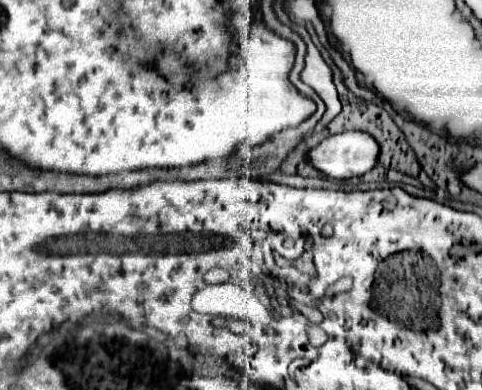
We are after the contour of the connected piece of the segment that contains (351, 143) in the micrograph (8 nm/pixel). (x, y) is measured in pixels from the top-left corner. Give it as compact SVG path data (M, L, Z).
M361 131L331 135L307 153L307 163L331 179L365 175L377 163L377 143Z

